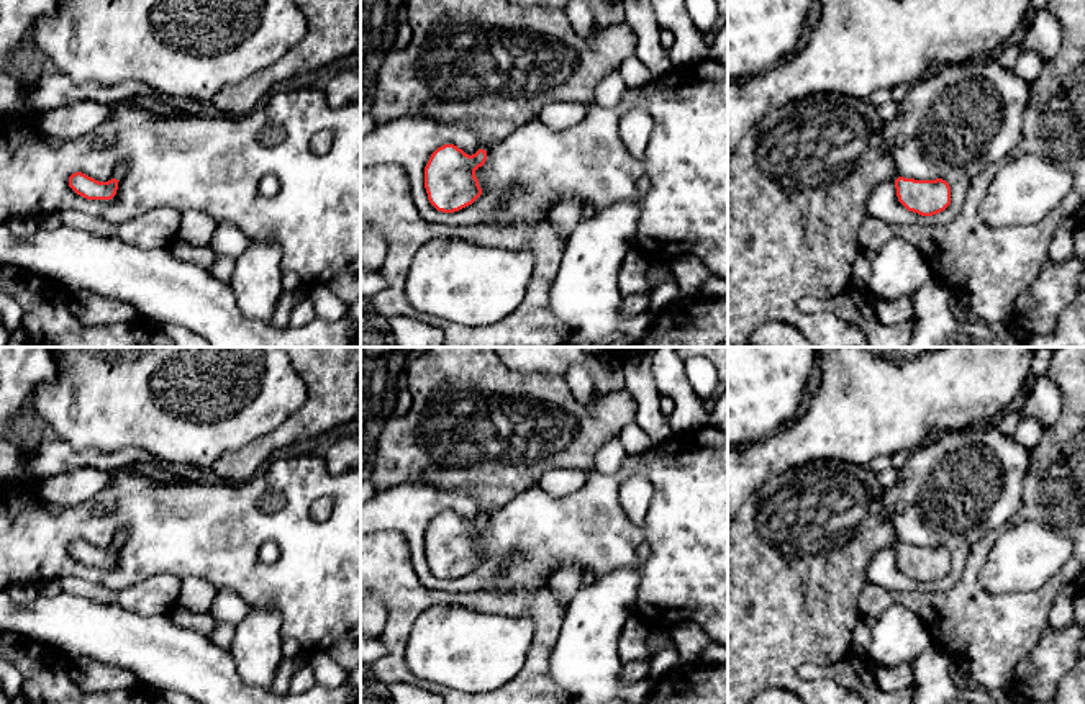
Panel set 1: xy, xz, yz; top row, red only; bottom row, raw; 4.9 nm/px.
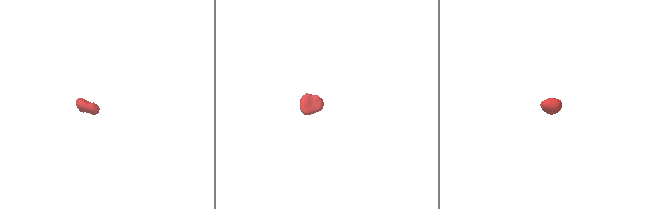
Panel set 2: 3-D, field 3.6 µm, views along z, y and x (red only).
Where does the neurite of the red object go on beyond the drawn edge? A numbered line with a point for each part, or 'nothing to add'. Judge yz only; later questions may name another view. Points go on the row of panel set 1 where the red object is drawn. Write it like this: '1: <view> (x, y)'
1: yz (798, 182)

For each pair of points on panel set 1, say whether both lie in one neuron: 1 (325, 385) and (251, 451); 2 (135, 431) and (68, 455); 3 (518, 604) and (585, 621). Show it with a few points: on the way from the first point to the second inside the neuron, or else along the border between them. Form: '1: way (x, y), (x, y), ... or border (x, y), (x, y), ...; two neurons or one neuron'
1: way (317, 406), (289, 434), (272, 442); one neuron
2: border (48, 433), (79, 449), (122, 451); two neurons
3: border (567, 603), (559, 637), (551, 652); two neurons

